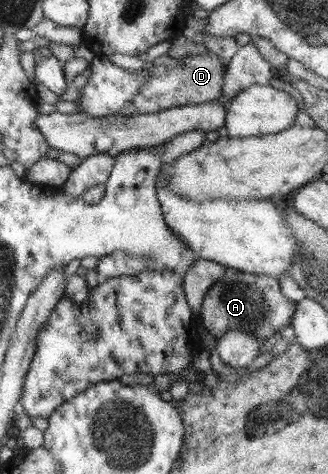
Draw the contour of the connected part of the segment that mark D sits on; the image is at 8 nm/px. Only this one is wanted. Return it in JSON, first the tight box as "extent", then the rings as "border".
{"extent":[119,52,224,116],"border":[[[212,52],[186,56],[180,66],[168,70],[168,75],[156,77],[152,74],[136,95],[119,111],[124,116],[156,113],[174,106],[200,105],[221,98],[224,73],[221,59]]]}

